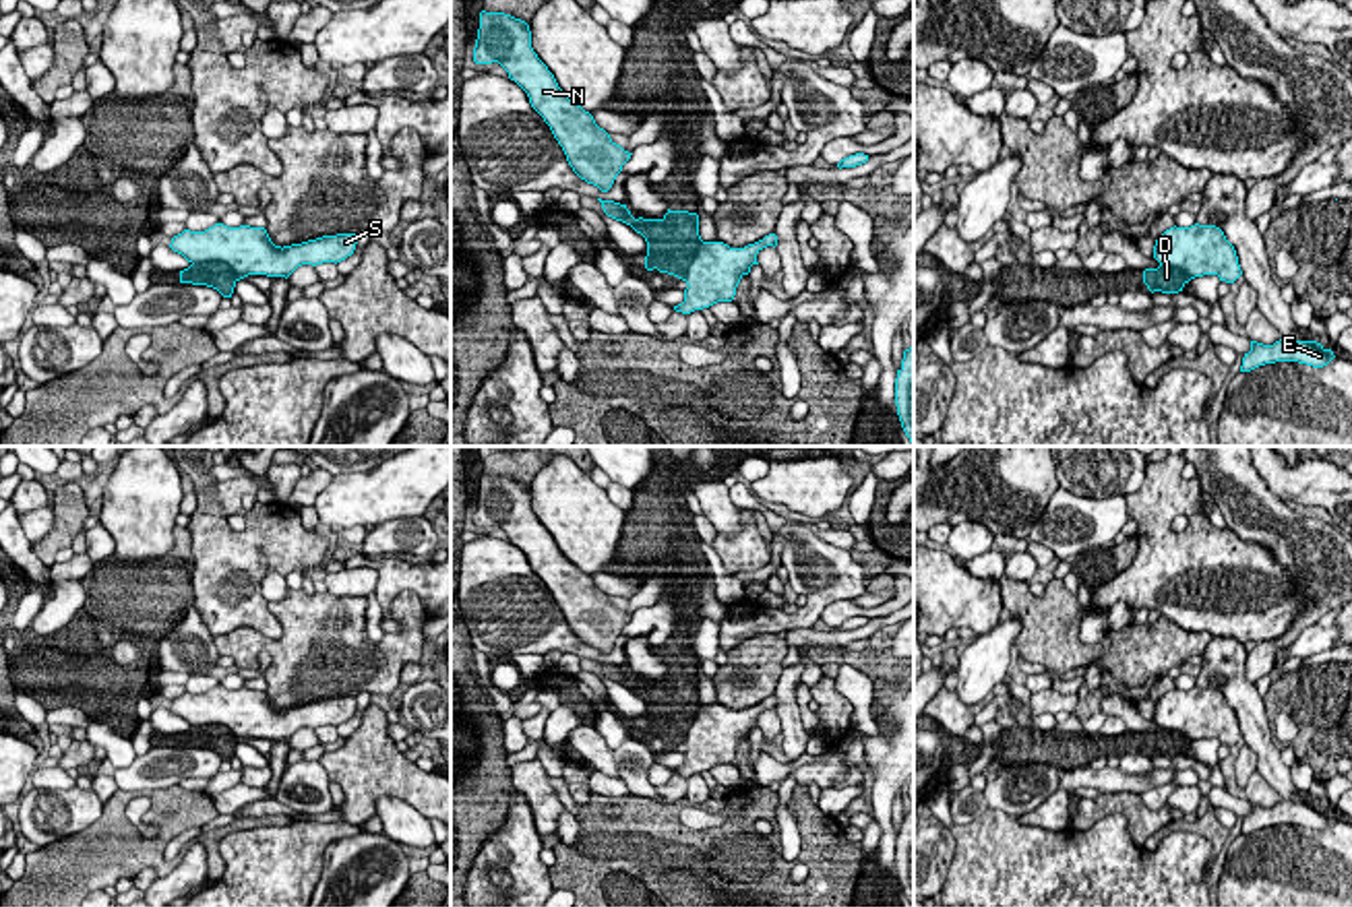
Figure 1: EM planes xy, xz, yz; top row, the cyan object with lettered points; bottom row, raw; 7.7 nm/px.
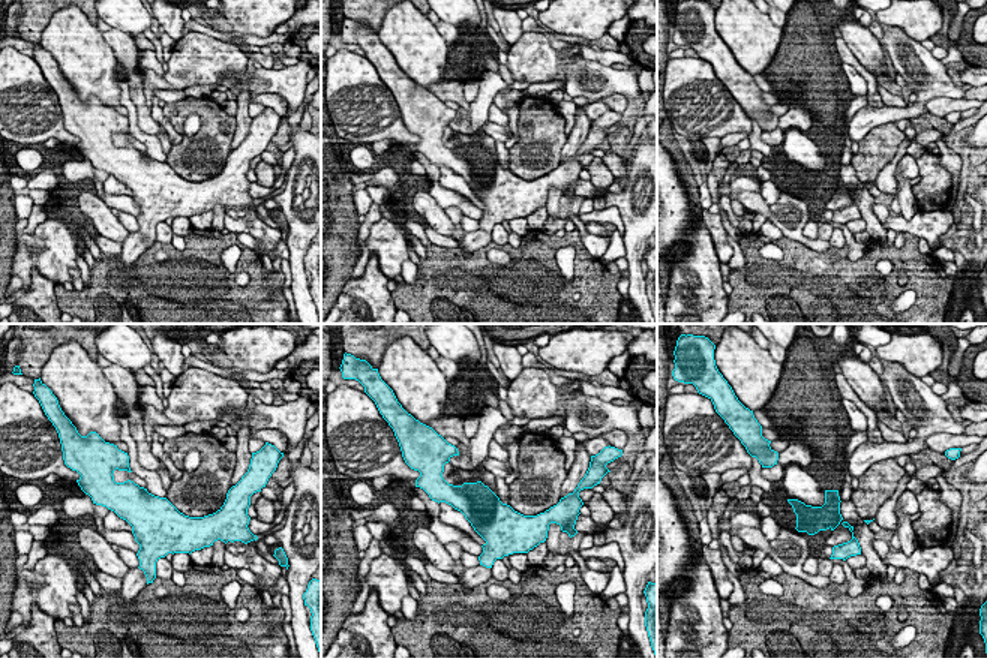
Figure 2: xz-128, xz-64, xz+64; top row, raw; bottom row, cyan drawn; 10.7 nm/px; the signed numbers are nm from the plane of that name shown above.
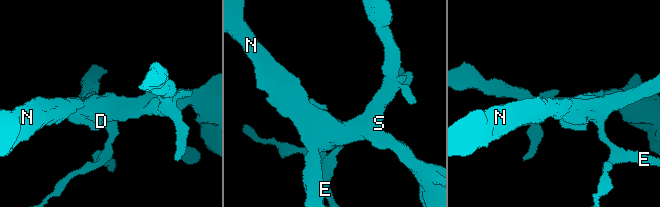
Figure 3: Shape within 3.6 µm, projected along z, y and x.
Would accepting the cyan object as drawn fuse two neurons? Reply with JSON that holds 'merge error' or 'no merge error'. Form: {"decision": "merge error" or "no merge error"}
{"decision": "merge error"}

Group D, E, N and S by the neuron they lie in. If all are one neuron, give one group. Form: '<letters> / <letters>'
D / E N S

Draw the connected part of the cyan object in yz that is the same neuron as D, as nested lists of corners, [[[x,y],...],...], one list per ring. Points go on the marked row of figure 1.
[[[1160,264],[1158,269],[1143,271],[1143,283],[1147,289],[1162,291],[1162,293],[1178,293],[1191,281],[1191,277],[1174,267]]]

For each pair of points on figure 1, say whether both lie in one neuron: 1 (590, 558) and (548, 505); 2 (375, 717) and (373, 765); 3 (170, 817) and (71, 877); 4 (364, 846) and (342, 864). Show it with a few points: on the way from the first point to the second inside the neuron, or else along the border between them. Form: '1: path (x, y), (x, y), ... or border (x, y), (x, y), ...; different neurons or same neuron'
1: path (590, 546), (561, 517); same neuron
2: path (375, 730), (373, 753); same neuron
3: path (156, 846), (149, 852), (106, 852), (100, 856); same neuron
4: path (358, 852), (348, 862); same neuron

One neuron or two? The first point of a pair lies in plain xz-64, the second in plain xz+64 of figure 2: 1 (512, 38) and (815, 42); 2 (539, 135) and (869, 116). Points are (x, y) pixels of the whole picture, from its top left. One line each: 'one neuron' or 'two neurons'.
1: two neurons
2: two neurons

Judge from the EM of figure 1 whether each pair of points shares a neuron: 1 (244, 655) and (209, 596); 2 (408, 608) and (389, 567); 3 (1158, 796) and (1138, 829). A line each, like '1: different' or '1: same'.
1: different
2: different
3: different

